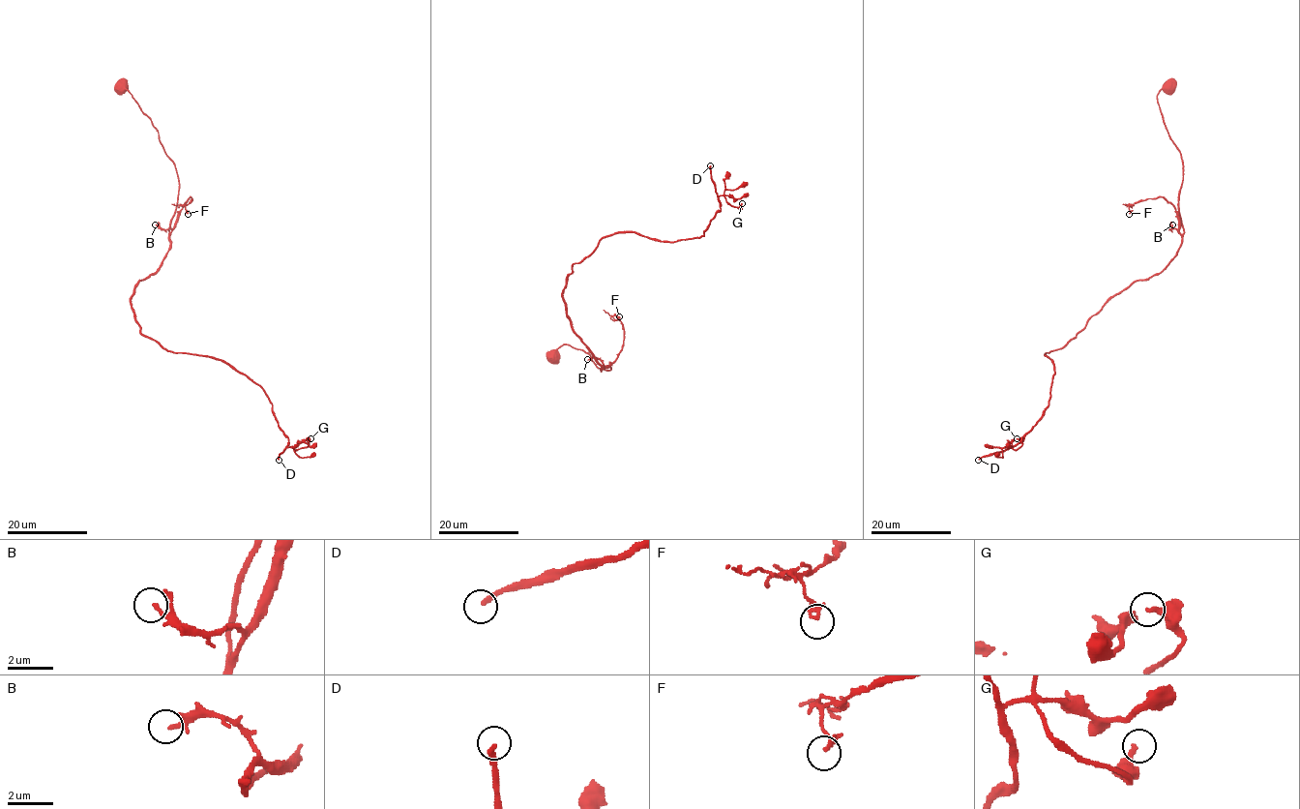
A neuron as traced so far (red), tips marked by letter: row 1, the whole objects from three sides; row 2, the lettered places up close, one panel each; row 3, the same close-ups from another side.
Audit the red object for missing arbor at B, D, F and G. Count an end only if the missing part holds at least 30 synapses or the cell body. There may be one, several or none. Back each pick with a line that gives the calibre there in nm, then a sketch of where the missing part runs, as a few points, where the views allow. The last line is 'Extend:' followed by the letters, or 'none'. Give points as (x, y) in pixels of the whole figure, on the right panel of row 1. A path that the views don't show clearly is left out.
D: 240 nm thick
Extend: D

